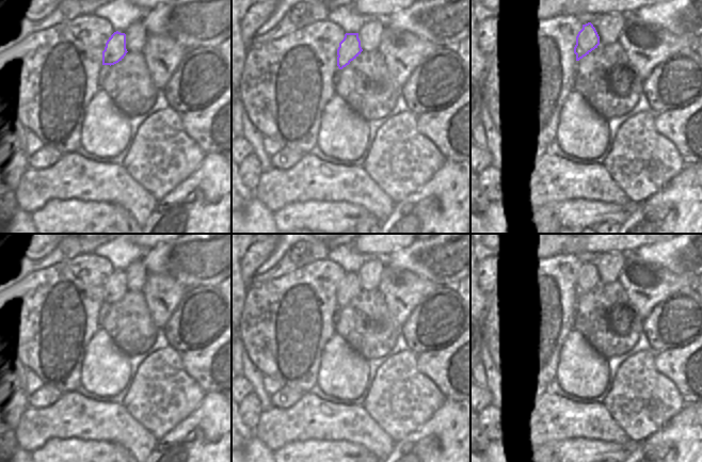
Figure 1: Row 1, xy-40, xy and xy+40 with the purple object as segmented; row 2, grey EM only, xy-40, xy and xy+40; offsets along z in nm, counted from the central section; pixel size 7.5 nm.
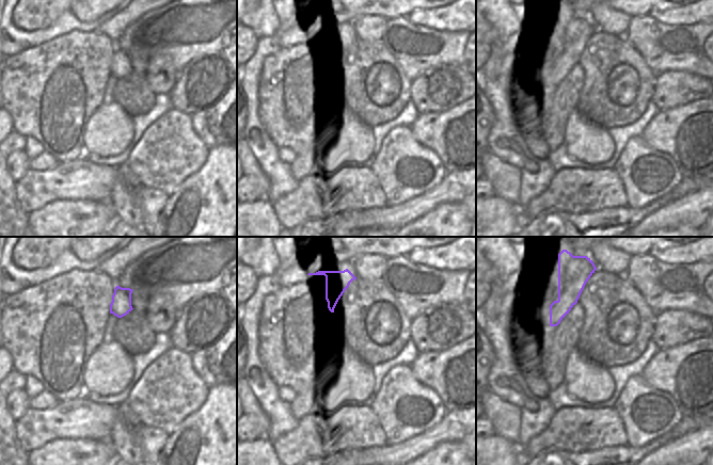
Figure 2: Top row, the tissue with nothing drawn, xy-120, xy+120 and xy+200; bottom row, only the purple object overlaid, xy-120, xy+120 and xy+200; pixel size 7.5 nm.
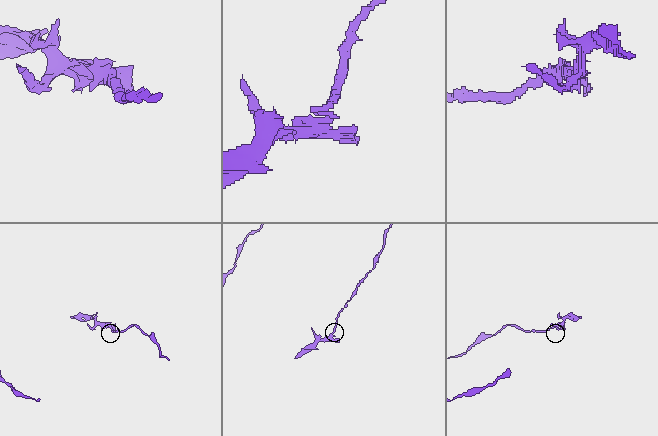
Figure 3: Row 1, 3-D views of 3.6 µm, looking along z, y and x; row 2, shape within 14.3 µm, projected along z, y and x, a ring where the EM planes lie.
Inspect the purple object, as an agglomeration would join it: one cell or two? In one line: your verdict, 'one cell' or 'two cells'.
two cells

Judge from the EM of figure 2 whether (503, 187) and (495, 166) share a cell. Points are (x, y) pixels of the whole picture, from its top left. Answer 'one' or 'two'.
one

